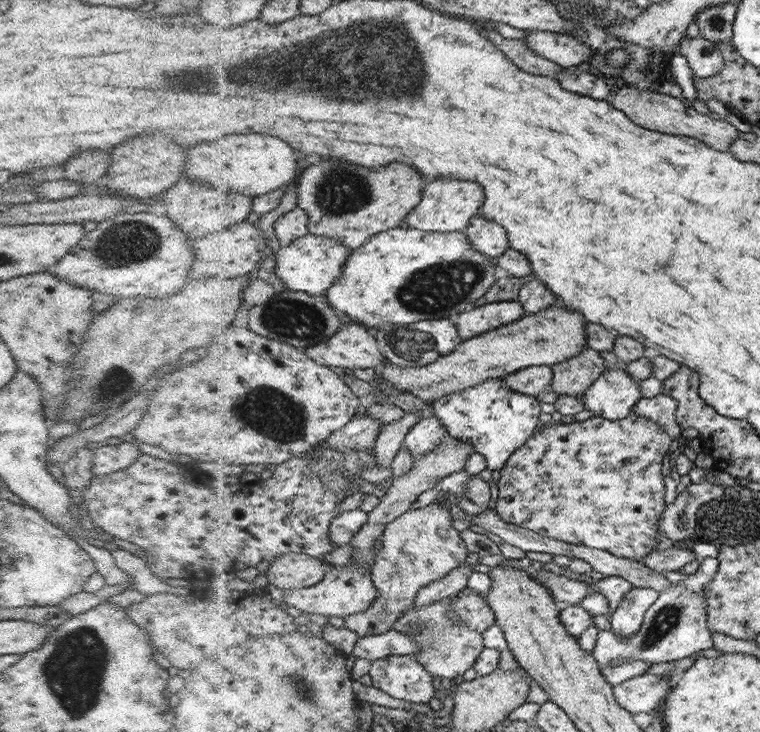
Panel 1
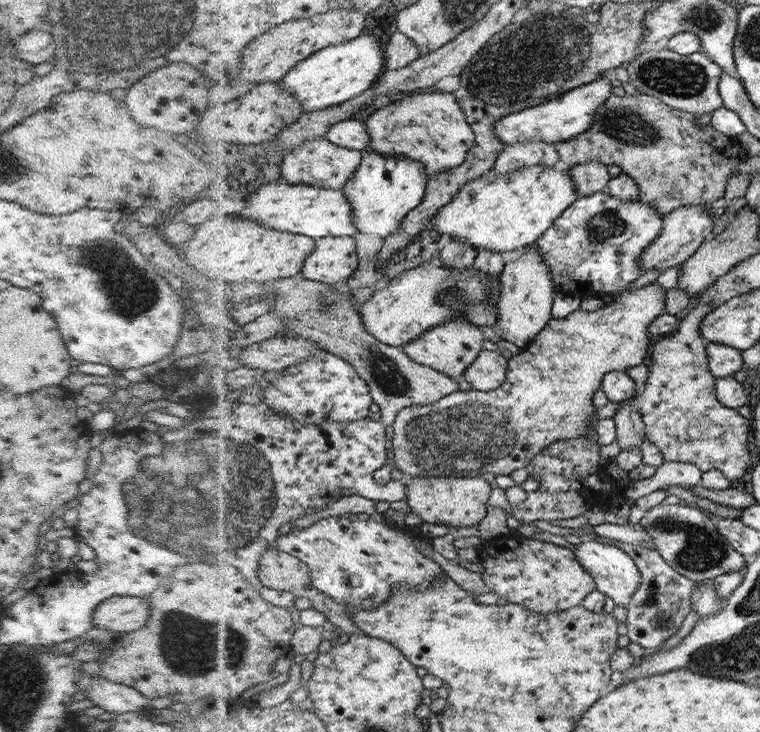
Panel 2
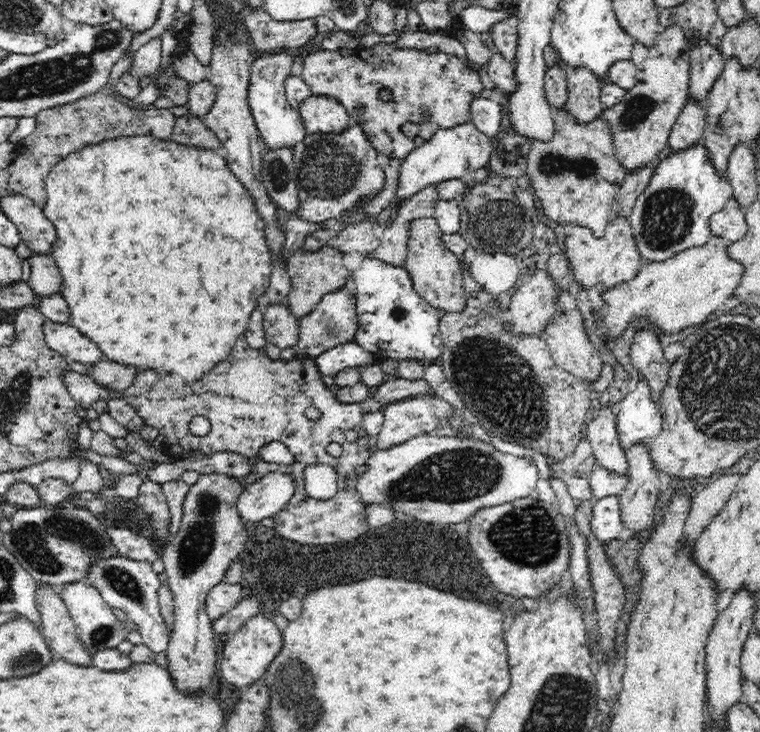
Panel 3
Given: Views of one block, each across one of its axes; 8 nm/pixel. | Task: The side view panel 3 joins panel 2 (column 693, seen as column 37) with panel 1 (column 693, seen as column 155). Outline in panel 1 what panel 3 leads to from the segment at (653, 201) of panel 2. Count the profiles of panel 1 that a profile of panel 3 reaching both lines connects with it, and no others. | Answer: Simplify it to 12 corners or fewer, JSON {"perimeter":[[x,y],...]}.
{"perimeter":[[624,84],[607,101],[644,128],[720,152],[739,130],[682,99]]}

